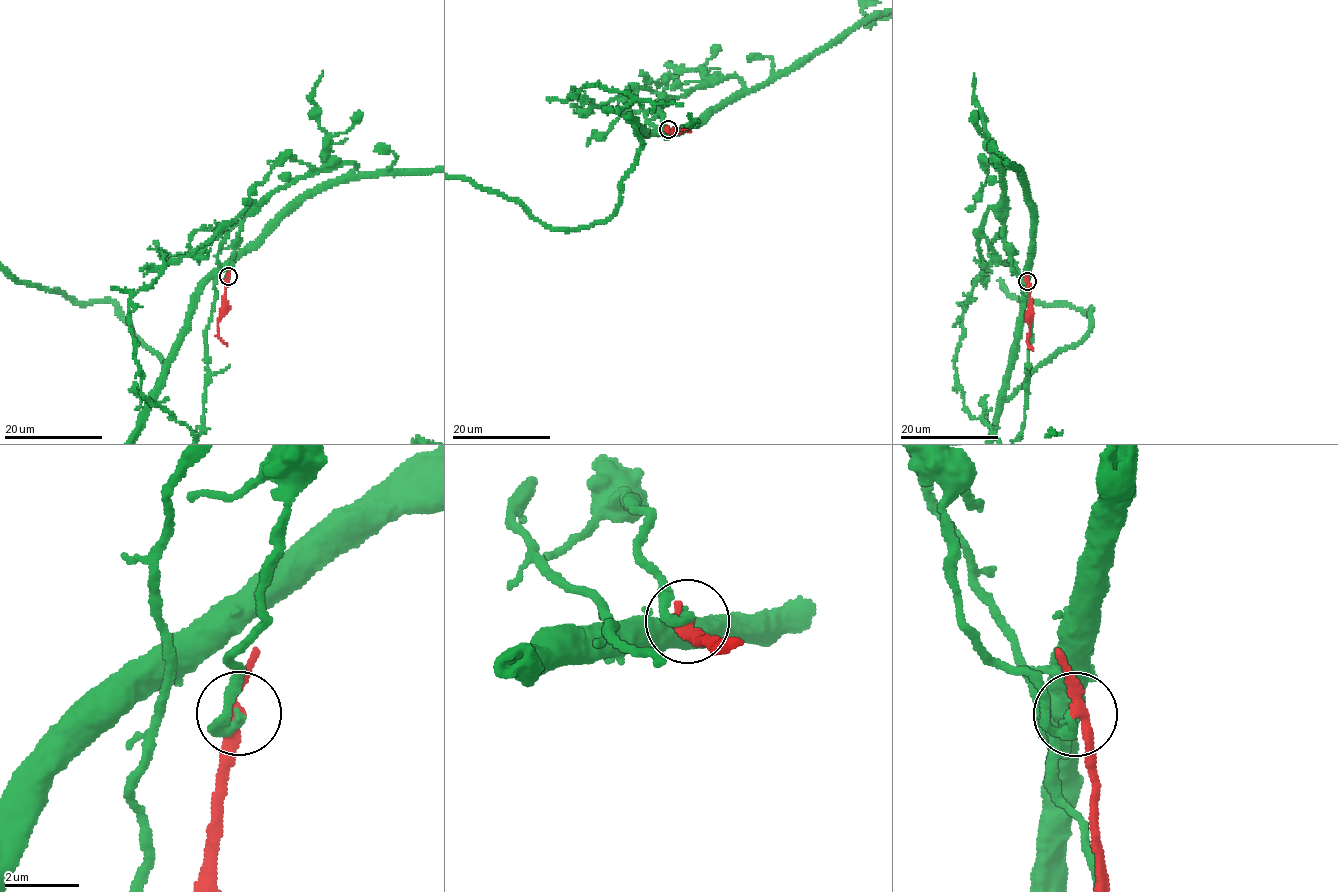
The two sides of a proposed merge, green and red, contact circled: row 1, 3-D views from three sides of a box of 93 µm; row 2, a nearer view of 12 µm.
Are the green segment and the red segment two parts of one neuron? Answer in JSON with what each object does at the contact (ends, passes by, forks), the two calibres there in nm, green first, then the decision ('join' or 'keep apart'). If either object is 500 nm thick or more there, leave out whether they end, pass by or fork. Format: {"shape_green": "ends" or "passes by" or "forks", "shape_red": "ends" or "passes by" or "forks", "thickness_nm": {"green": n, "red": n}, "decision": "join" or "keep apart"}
{"shape_green": "ends", "shape_red": "passes by", "thickness_nm": {"green": 280, "red": 260}, "decision": "join"}

